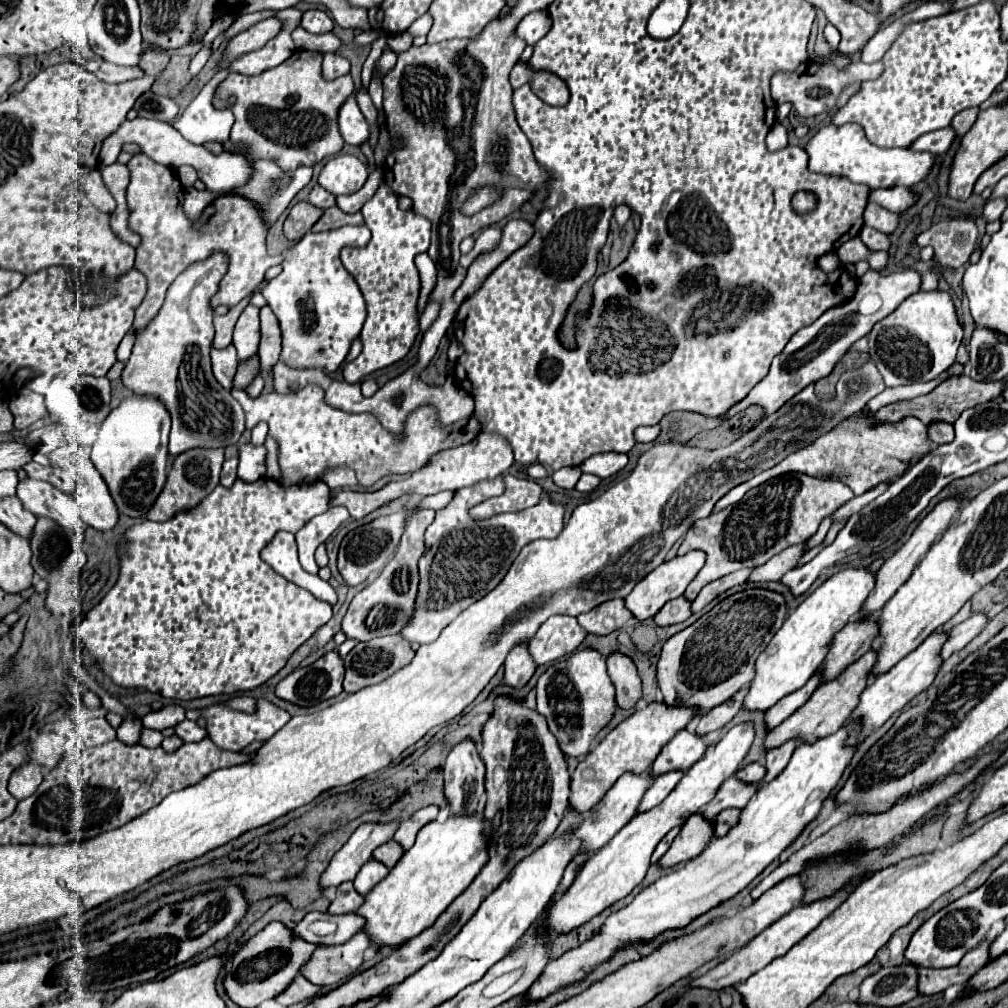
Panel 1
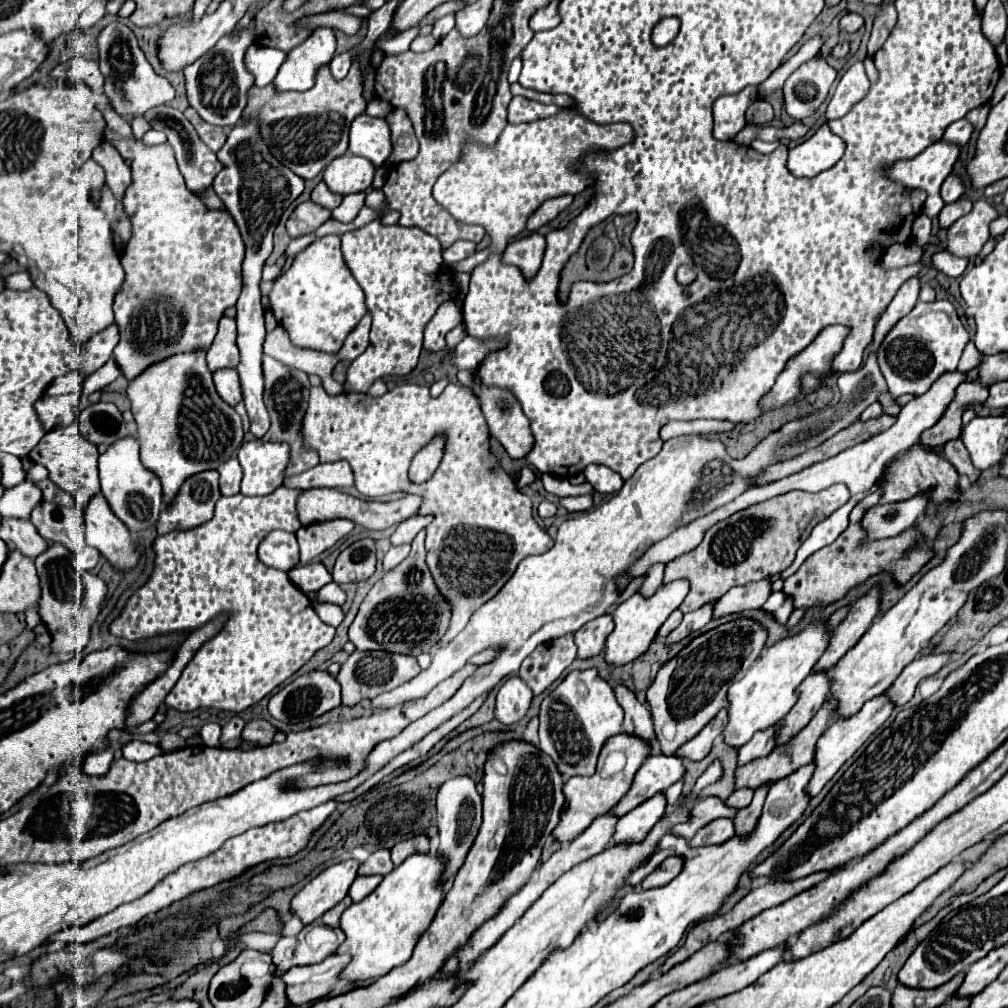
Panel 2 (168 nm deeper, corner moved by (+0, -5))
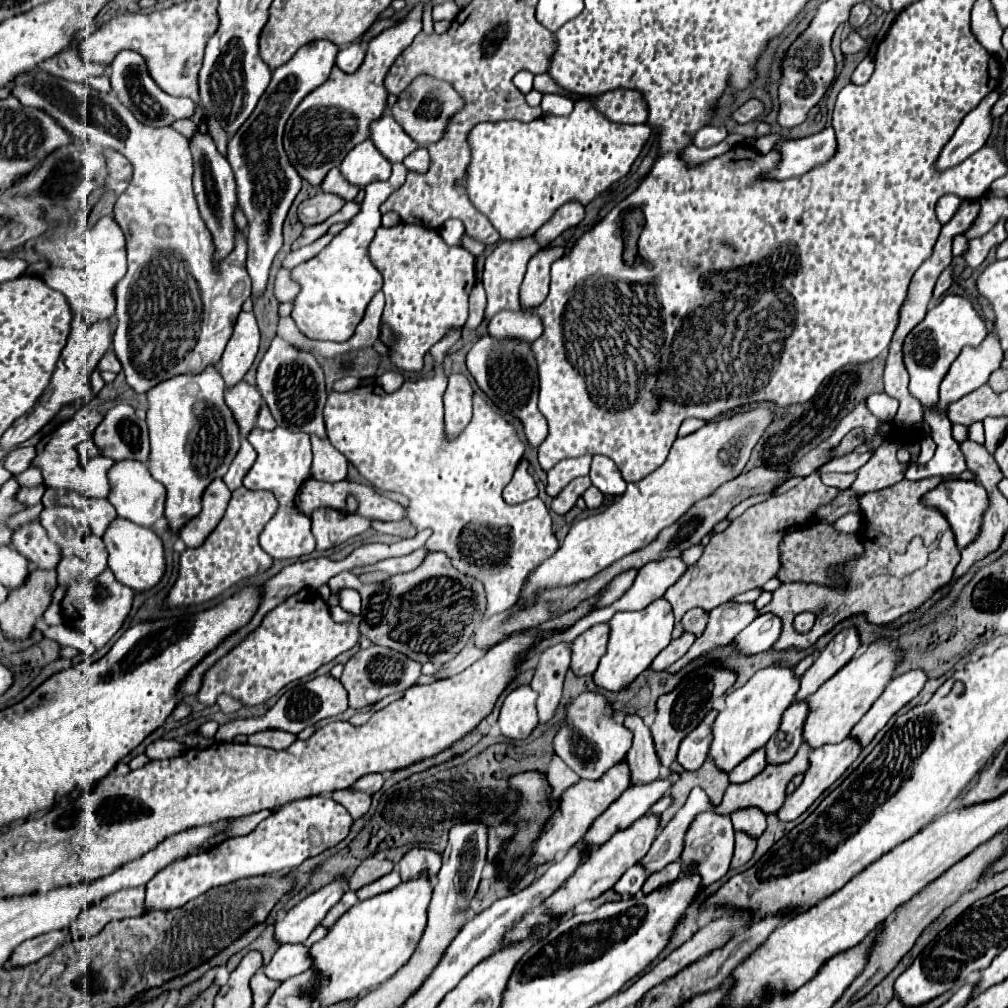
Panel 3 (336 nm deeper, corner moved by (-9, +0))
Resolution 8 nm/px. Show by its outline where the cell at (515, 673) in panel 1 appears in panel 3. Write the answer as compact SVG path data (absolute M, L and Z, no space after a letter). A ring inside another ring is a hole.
M530 686L514 688L500 708L500 732L508 738L526 738L536 724L536 692Z

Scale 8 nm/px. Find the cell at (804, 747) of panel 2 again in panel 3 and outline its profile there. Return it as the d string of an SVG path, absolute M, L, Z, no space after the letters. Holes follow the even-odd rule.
M802 744L798 754L792 760L788 760L784 764L768 764L760 774L756 774L752 780L748 780L744 784L730 784L726 794L724 794L722 804L716 808L716 812L730 814L730 812L734 812L738 808L746 808L746 806L758 806L766 814L780 810L784 800L786 800L786 786L788 786L788 782L796 774L804 774L808 770L808 756L810 756L810 752L812 752L812 748L808 748L808 744Z

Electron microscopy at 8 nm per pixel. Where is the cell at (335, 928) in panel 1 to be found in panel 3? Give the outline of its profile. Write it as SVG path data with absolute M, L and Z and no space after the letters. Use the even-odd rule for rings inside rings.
M318 926L306 942L300 944L282 944L278 948L278 952L274 954L274 958L270 960L270 964L264 968L264 974L272 980L284 982L296 974L302 974L304 970L308 970L312 966L312 956L310 956L310 948L314 942L322 940L328 934L328 928Z

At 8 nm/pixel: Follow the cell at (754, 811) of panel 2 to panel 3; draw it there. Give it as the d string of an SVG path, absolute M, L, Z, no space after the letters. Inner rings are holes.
M736 832L736 848L734 848L734 858L732 858L732 868L746 864L756 850L756 838L748 836L746 832Z

